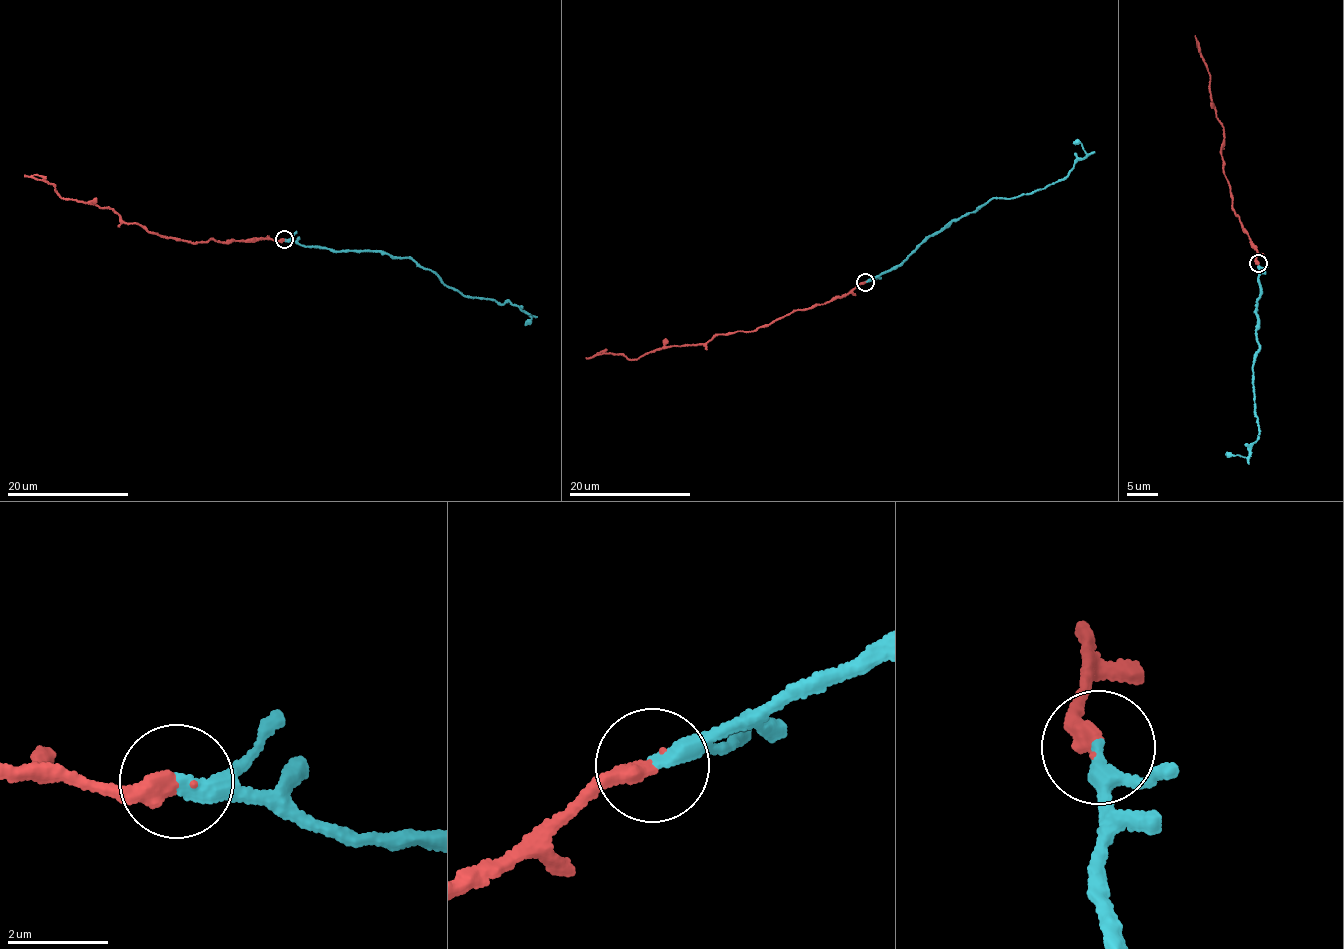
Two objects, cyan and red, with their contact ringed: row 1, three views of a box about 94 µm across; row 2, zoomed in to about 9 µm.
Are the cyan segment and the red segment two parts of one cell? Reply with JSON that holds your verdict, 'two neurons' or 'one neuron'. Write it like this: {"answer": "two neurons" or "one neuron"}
{"answer": "one neuron"}

